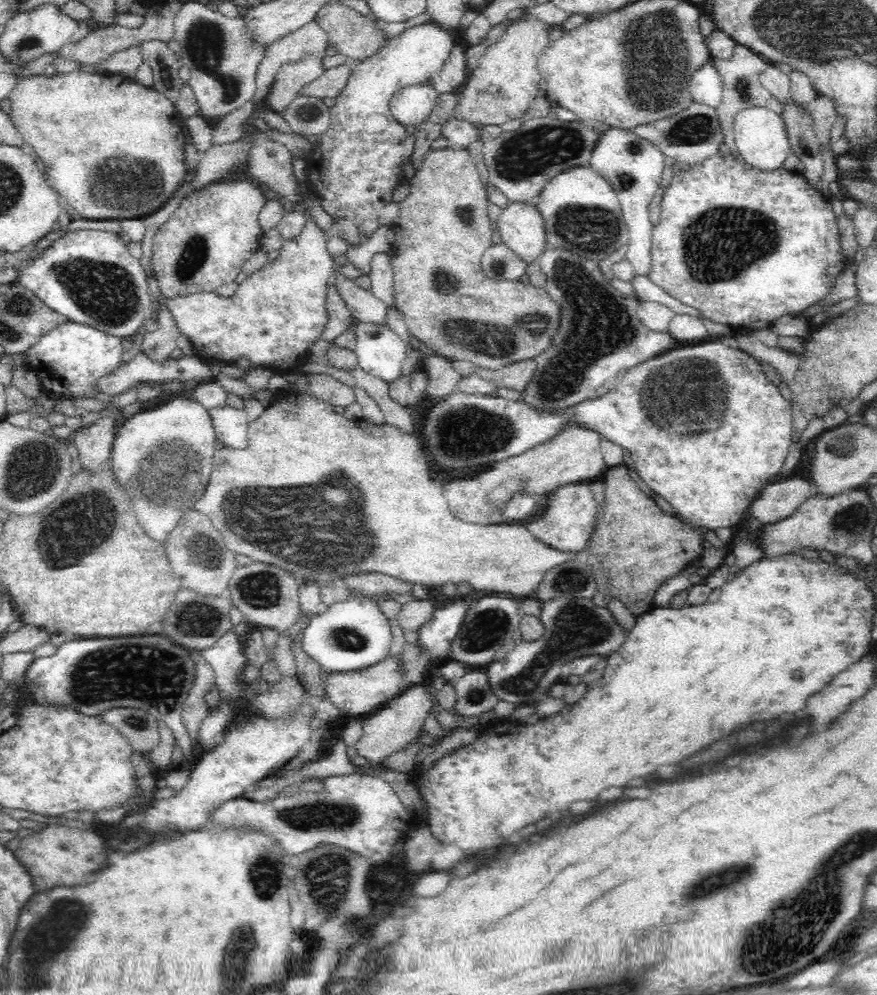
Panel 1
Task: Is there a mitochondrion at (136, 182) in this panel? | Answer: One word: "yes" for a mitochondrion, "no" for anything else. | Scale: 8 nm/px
yes

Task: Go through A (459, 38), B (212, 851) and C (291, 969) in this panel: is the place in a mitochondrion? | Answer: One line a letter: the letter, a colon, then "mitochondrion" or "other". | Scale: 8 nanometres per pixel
A: other
B: other
C: other

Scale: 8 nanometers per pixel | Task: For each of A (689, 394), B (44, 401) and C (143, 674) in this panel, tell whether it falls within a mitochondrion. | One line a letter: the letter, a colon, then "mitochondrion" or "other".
A: mitochondrion
B: other
C: mitochondrion

